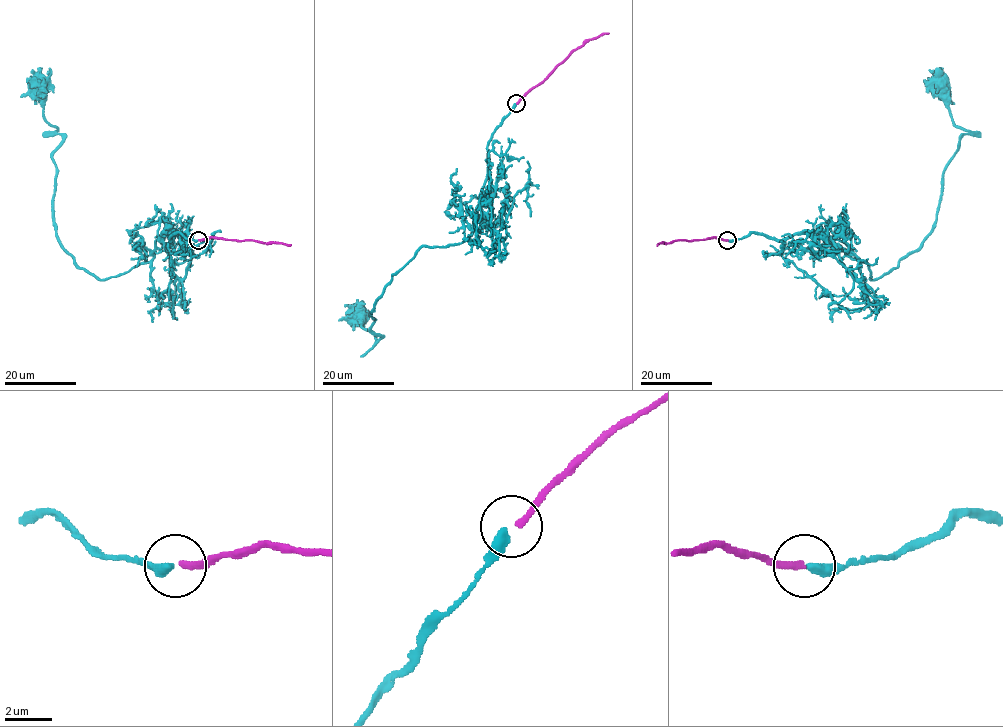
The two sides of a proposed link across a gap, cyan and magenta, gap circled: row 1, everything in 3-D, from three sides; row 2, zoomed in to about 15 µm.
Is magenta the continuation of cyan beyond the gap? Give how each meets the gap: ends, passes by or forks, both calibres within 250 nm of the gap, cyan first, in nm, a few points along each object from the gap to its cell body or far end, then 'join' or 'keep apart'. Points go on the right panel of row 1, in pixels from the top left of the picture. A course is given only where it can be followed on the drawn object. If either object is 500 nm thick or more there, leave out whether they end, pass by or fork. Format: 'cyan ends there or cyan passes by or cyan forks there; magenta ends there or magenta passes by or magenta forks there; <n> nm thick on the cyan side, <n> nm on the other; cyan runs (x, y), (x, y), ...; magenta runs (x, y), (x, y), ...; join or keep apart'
cyan ends there; magenta ends there; 420 nm thick on the cyan side, 240 nm on the other; cyan runs (728, 240), (818, 232), (870, 280), (895, 269), (930, 232), (969, 132), (940, 81); magenta runs (728, 240), (713, 237), (657, 244); join

